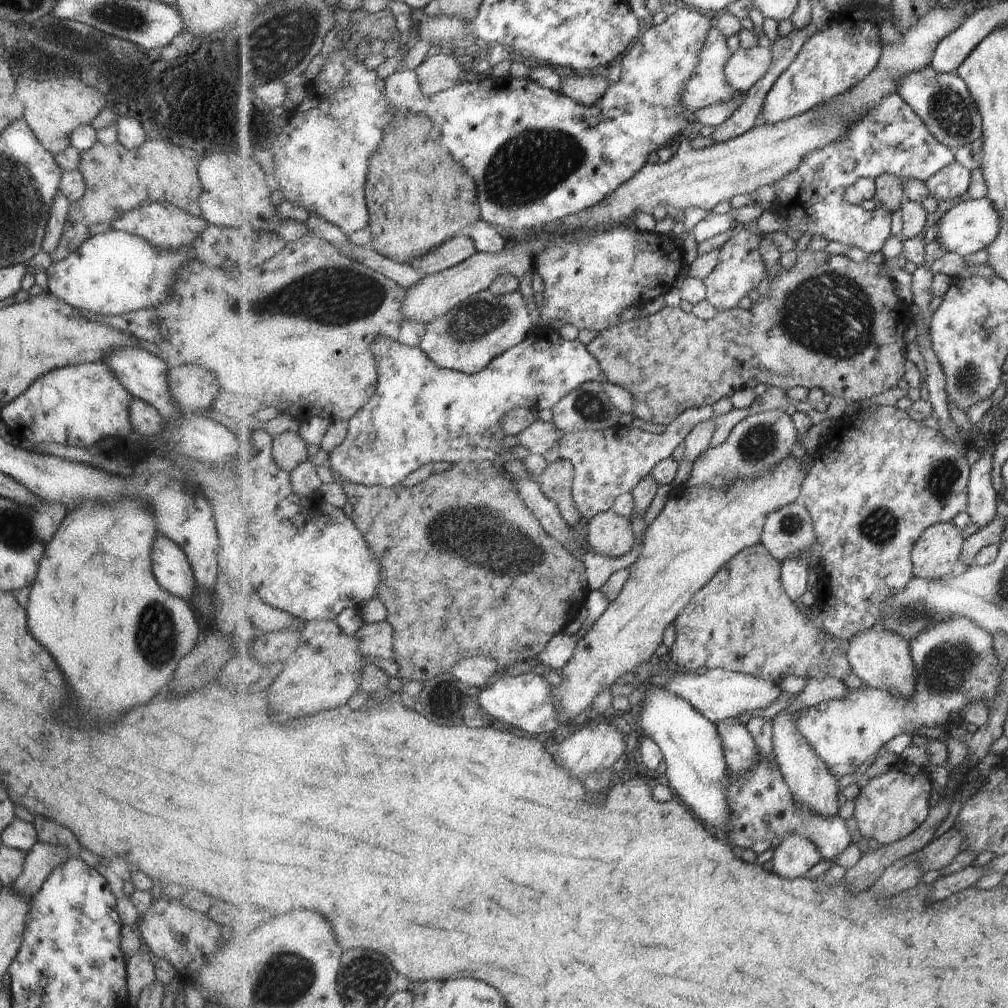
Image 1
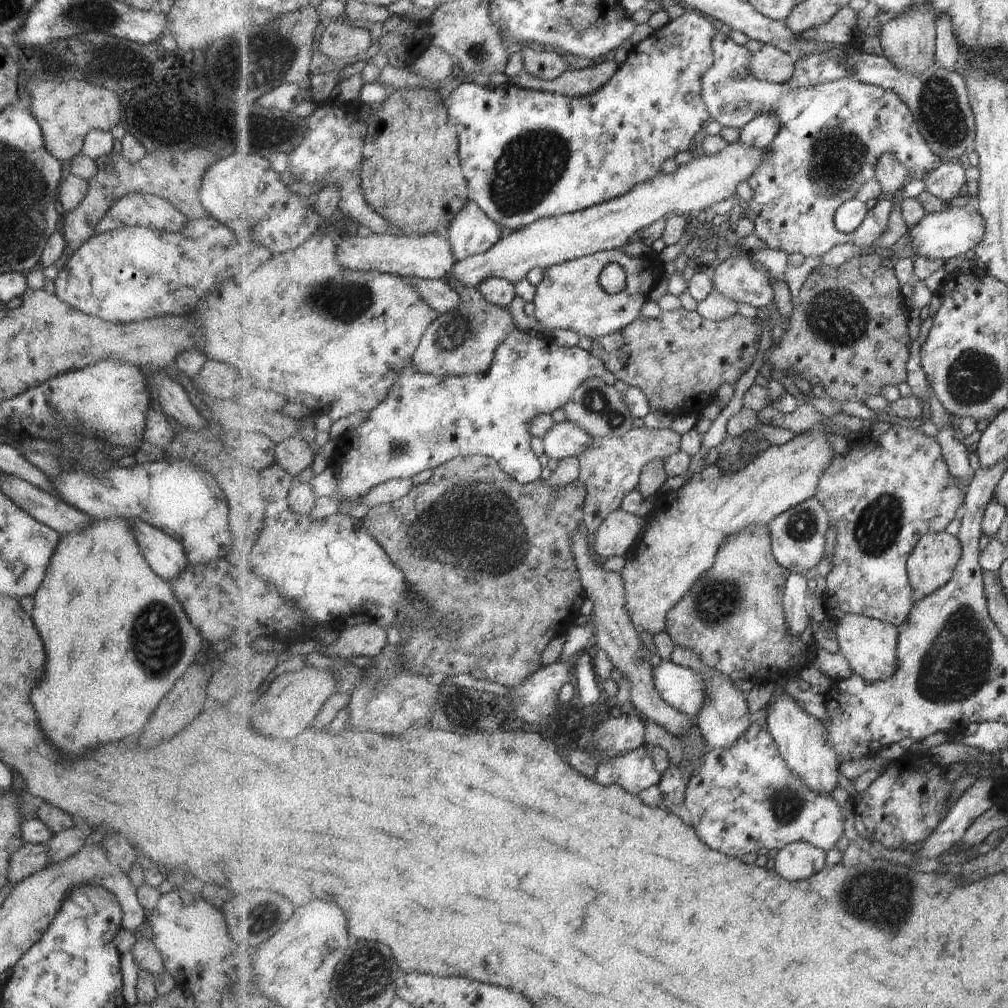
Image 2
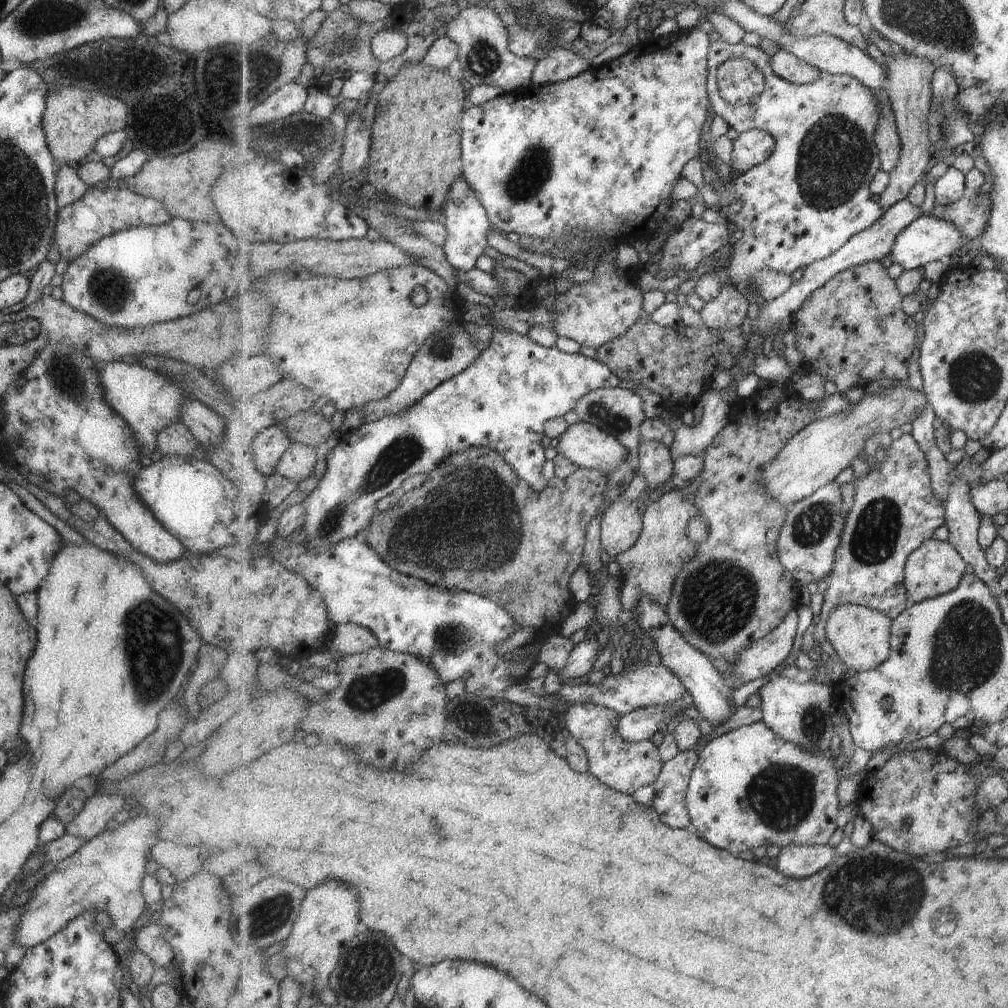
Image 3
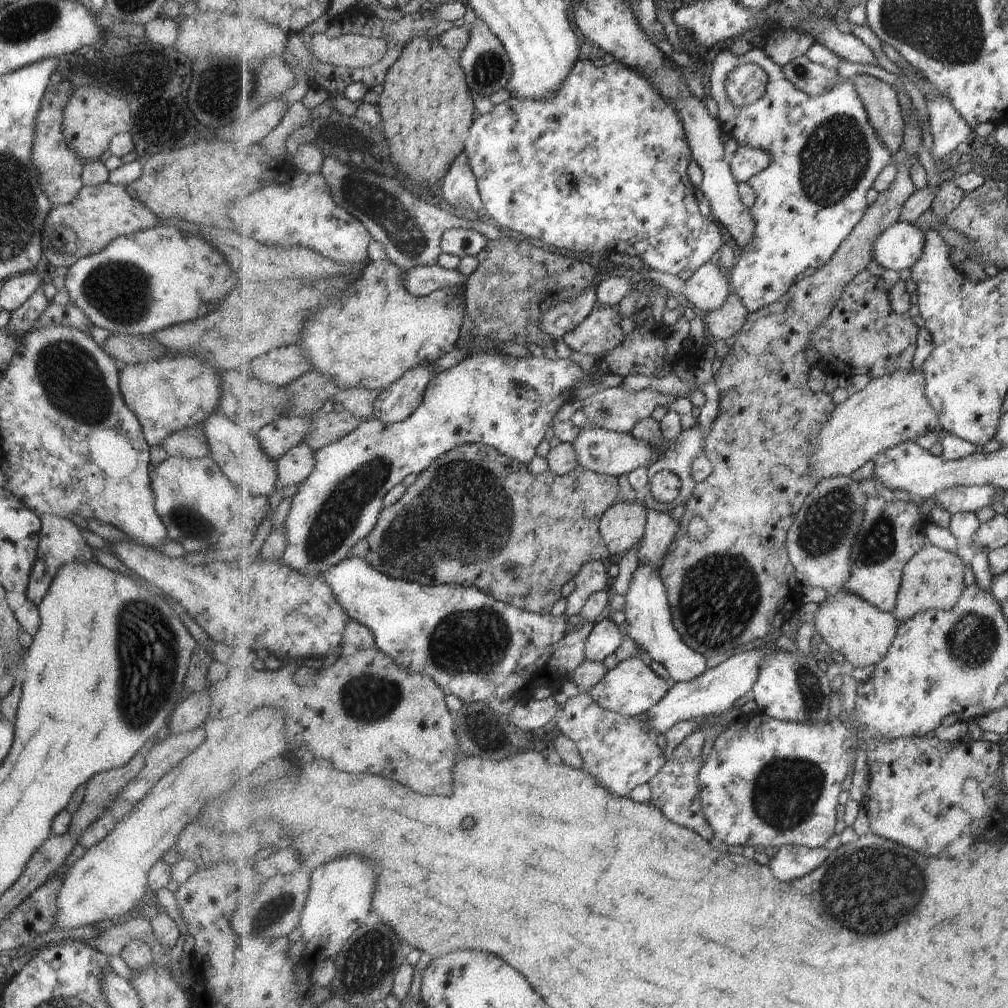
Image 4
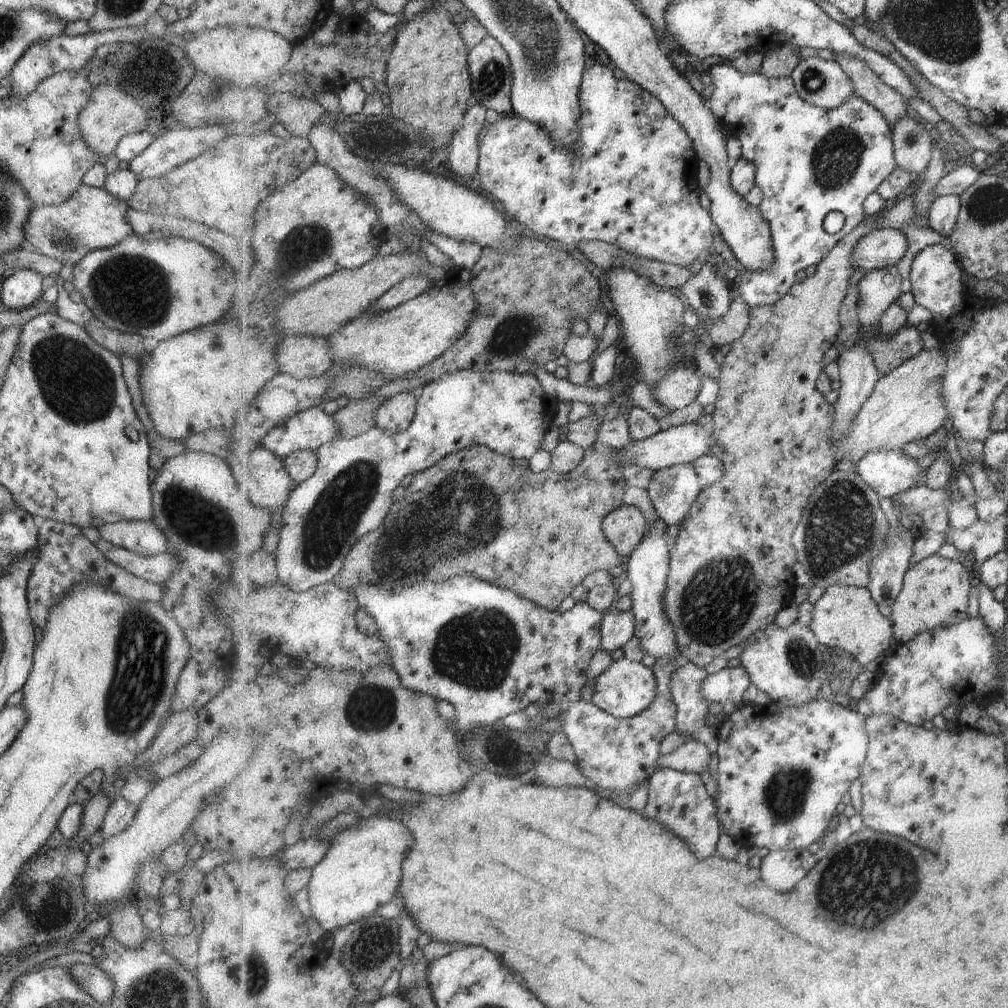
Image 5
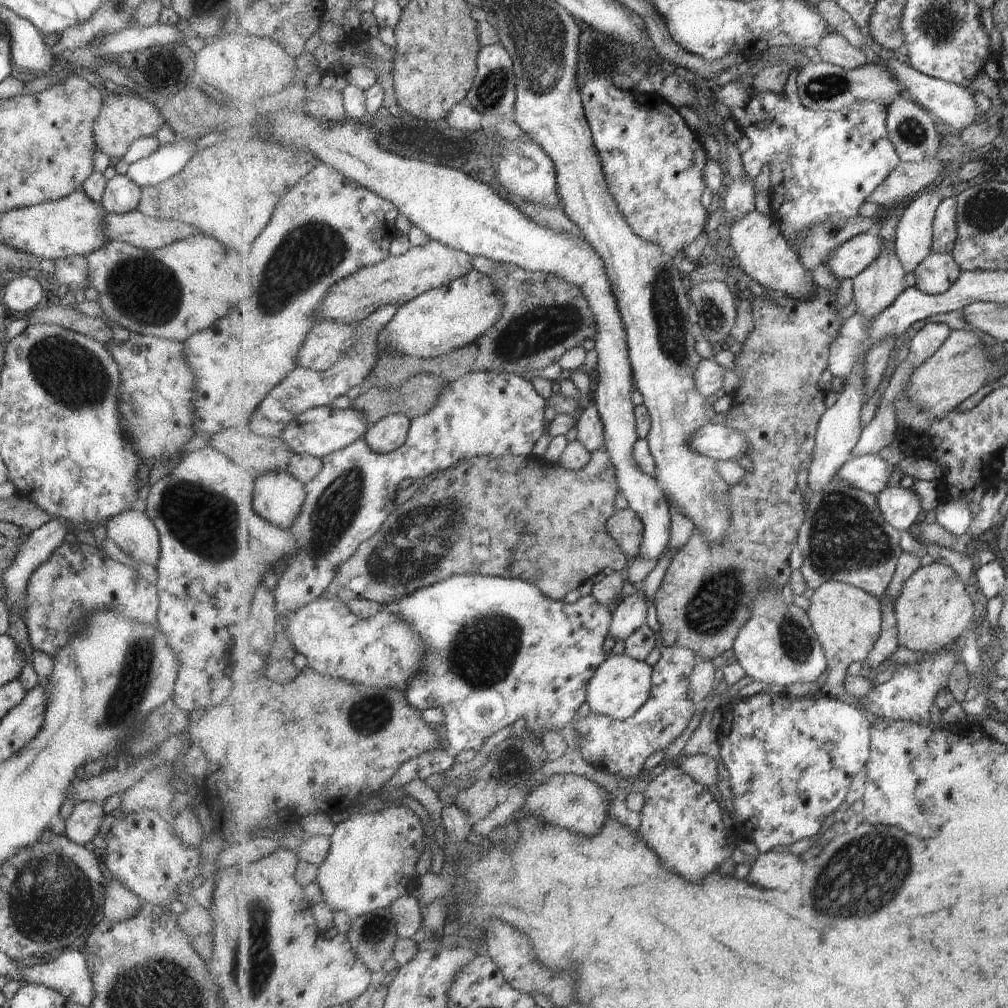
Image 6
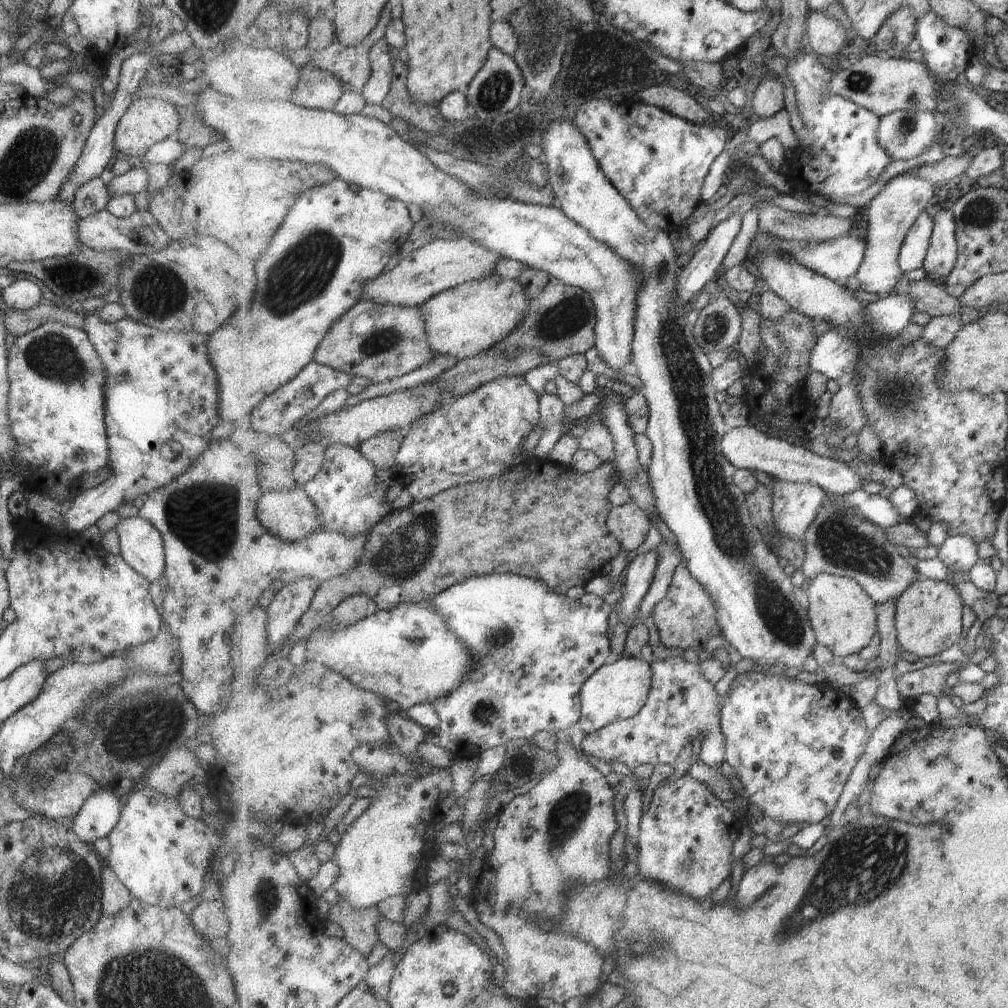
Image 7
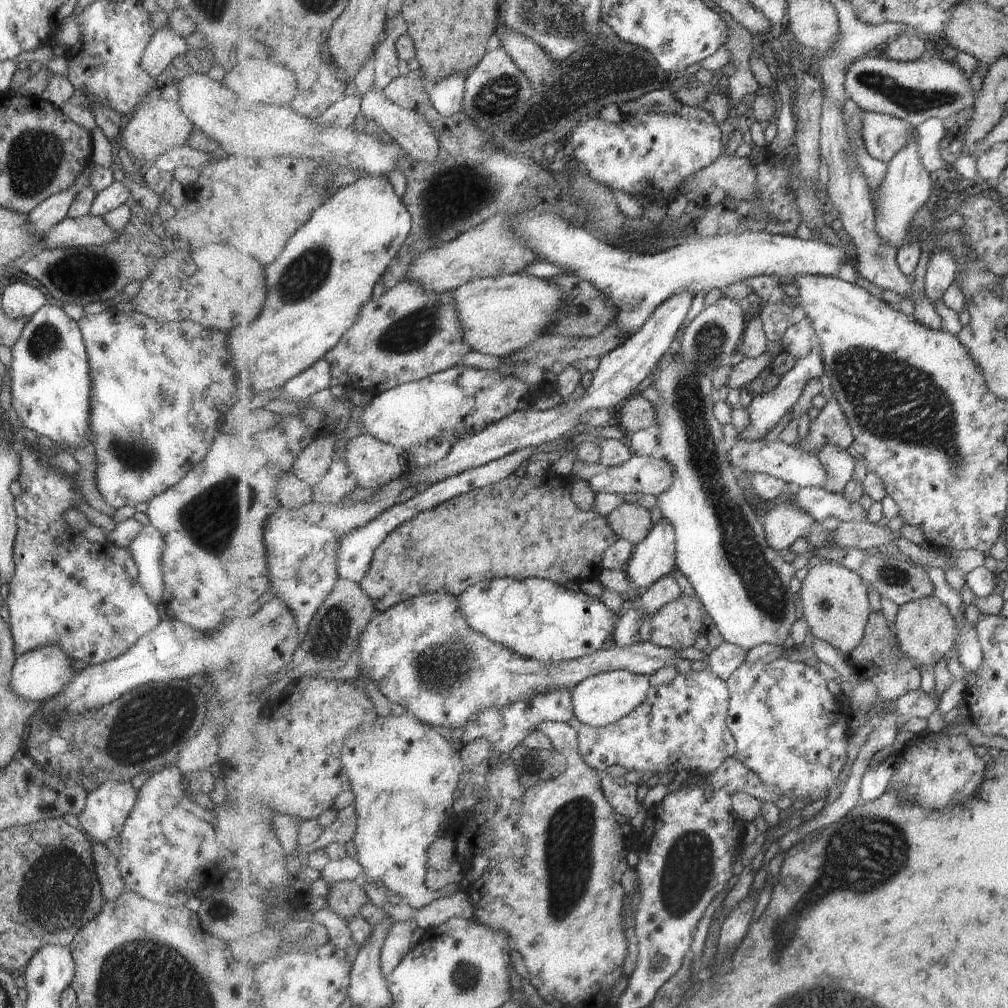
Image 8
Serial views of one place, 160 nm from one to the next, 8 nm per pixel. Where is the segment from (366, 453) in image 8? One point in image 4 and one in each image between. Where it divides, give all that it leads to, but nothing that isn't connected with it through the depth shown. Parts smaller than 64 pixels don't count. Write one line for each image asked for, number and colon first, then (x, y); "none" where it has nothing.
4: (397, 403)
5: (396, 414)
6: (386, 436)
7: (382, 450)

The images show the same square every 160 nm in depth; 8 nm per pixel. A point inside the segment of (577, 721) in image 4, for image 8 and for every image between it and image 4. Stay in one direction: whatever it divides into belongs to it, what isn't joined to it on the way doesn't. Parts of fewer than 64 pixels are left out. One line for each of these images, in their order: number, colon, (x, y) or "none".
5: (615, 753)
6: (621, 747)
7: (683, 705)
8: (684, 723)

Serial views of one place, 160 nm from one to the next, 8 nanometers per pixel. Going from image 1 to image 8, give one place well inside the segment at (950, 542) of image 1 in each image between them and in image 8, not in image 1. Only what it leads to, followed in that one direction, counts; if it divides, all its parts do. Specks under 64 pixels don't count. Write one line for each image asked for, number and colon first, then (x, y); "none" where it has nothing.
2: (932, 564)
3: (935, 569)
4: (934, 578)
5: (936, 591)
6: (935, 609)
7: (929, 620)
8: (926, 629)

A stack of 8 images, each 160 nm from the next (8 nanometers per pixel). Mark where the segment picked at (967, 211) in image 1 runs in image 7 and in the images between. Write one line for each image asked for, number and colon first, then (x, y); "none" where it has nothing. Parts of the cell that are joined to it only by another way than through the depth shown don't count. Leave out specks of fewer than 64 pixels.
2: (944, 235)
3: (928, 239)
4: (899, 247)
5: (881, 248)
6: (850, 259)
7: (841, 258)

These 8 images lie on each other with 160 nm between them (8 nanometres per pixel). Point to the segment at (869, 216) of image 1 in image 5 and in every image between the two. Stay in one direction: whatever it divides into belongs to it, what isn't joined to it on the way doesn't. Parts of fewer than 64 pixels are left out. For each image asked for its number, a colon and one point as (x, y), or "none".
2: (832, 135)
3: (813, 195)
4: (826, 155)
5: (809, 161)

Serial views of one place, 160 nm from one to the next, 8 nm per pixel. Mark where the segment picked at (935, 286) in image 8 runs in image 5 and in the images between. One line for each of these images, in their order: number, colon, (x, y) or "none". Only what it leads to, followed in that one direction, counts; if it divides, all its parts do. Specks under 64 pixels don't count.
5: (943, 217)
6: (945, 224)
7: (942, 256)

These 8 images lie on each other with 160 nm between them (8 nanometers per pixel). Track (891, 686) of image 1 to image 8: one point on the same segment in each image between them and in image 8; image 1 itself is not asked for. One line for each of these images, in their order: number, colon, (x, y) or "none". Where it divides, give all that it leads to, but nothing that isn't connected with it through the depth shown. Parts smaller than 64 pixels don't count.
2: (870, 646)
3: (862, 637)
4: (862, 633)
5: (846, 618)
6: (848, 620)
7: (842, 613)
8: (835, 602)

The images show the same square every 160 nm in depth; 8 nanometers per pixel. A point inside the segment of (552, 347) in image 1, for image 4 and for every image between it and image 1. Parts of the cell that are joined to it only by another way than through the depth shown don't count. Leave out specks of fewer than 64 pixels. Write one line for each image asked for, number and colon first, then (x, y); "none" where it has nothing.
2: (425, 421)
3: (502, 401)
4: (509, 403)

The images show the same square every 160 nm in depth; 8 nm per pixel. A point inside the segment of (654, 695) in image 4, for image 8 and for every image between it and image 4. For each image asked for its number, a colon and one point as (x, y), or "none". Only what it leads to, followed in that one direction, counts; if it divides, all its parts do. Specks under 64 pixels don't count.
5: (627, 688)
6: (622, 685)
7: (619, 690)
8: (601, 700)

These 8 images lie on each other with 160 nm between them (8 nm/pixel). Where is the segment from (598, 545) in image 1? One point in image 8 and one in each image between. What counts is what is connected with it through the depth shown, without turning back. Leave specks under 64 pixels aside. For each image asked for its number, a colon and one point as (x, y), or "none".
2: (616, 537)
3: (622, 524)
4: (624, 524)
5: (625, 527)
6: (627, 528)
7: (629, 524)
8: (631, 522)

